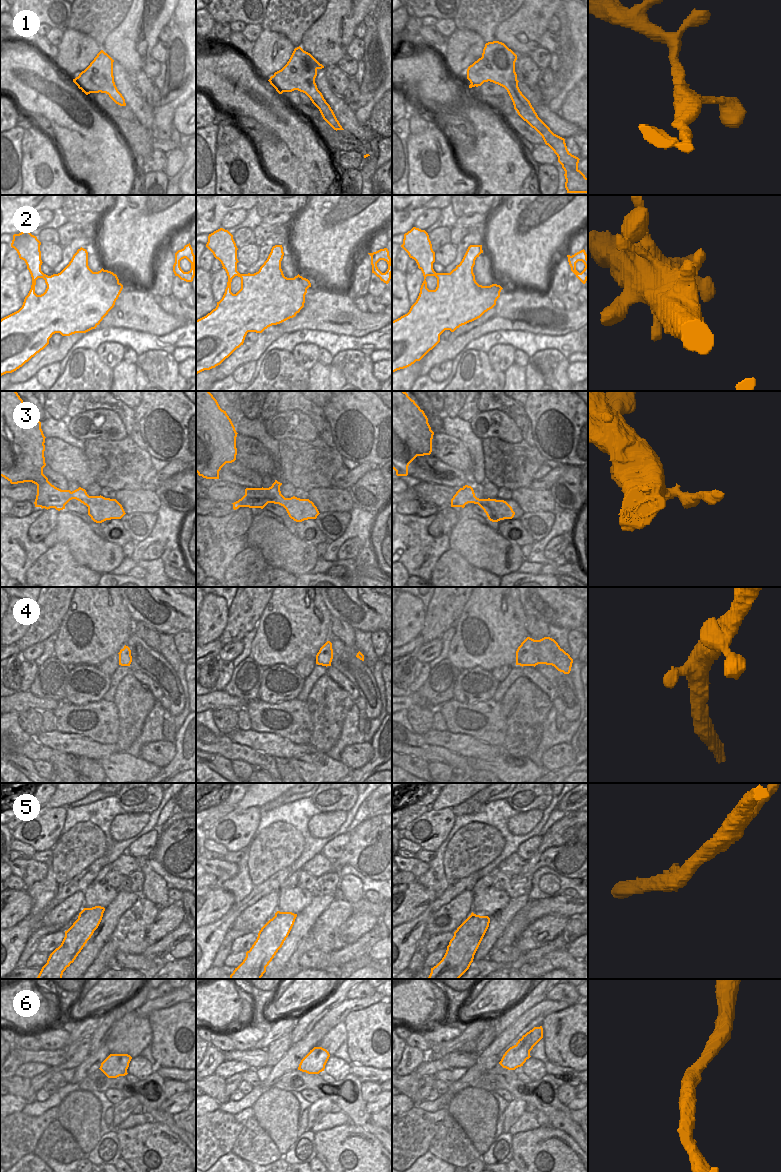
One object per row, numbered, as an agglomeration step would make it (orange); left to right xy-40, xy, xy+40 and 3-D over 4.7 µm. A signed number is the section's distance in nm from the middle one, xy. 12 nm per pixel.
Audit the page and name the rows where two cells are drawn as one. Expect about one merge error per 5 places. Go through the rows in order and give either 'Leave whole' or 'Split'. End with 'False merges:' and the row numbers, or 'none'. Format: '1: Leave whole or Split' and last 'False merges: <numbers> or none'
1: Leave whole
2: Leave whole
3: Leave whole
4: Leave whole
5: Split
6: Leave whole
False merges: 5

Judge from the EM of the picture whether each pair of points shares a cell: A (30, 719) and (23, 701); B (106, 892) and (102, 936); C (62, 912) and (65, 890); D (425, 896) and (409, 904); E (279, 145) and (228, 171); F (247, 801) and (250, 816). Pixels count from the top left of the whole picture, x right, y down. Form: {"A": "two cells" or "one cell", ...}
{"A": "two cells", "B": "two cells", "C": "two cells", "D": "one cell", "E": "two cells", "F": "two cells"}

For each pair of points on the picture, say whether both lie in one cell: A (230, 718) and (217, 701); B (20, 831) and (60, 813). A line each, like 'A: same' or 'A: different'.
A: different
B: same

